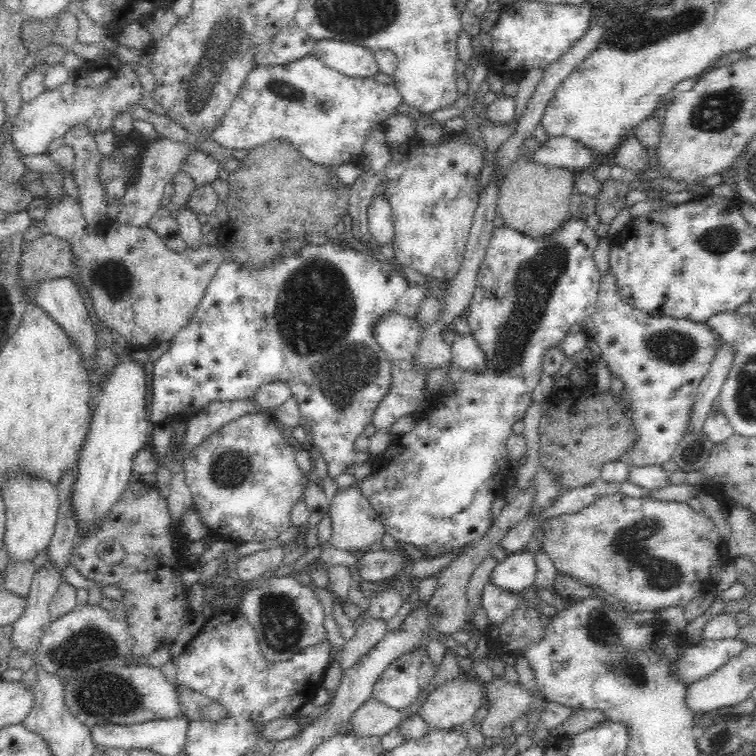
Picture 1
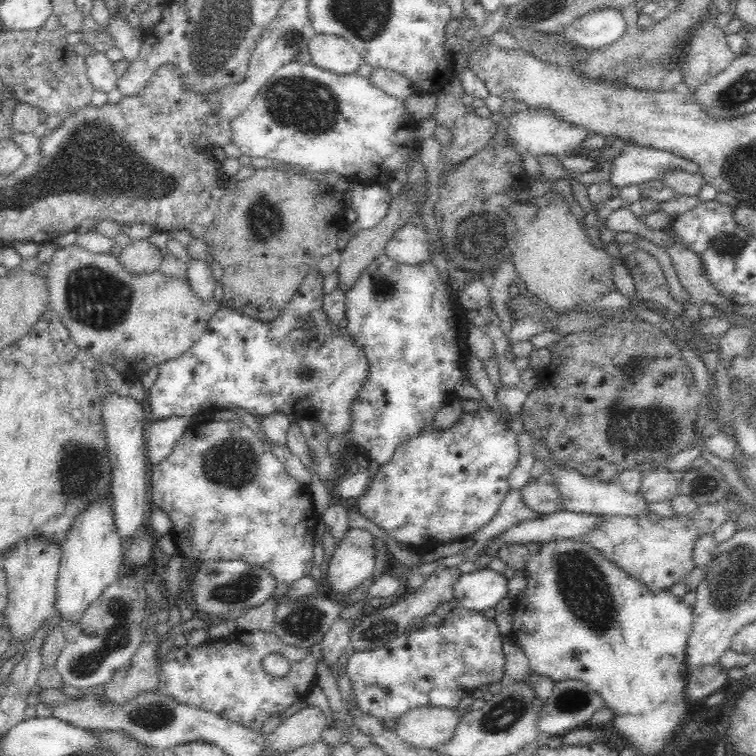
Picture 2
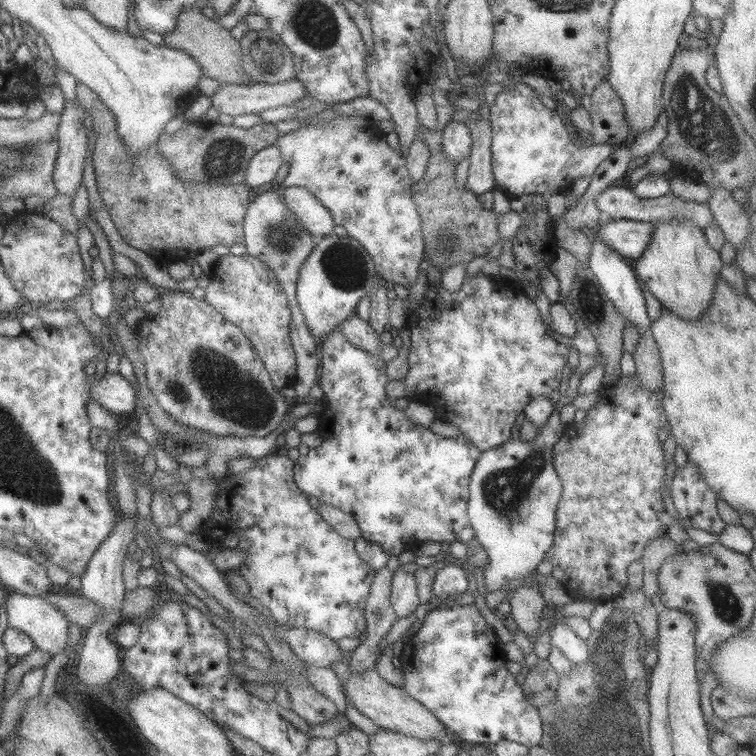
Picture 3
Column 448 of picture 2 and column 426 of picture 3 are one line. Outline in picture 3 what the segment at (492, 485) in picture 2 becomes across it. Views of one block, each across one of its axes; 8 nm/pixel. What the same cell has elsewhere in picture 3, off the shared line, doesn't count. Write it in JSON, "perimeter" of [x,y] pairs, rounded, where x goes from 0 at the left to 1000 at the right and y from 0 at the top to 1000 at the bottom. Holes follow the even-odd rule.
{"perimeter":[[[446,434],[426,454],[426,481],[422,509],[429,517],[429,538],[425,546],[425,563],[422,570],[430,577],[440,577],[440,579],[430,579],[425,593],[410,594],[403,602],[398,602],[392,610],[390,636],[398,646],[399,651],[415,656],[423,665],[433,665],[463,680],[475,692],[476,709],[503,722],[504,728],[512,735],[525,735],[536,729],[552,729],[560,718],[565,717],[591,717],[598,718],[606,716],[618,720],[620,714],[628,712],[626,700],[620,696],[616,681],[616,667],[619,660],[619,639],[628,616],[628,610],[634,606],[635,598],[618,579],[607,575],[599,579],[583,579],[578,574],[573,574],[569,567],[560,566],[554,561],[546,561],[533,541],[522,540],[520,530],[512,526],[511,507],[513,497],[511,495],[511,480],[496,470],[488,468],[474,458],[470,458],[458,444],[456,440]]]}

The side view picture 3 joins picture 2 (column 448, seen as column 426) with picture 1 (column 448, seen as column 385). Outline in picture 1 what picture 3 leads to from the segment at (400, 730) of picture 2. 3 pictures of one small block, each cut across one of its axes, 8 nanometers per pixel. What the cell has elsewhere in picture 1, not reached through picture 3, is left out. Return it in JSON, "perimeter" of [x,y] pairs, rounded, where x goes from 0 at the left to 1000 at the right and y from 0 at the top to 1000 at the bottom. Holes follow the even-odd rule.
{"perimeter":[[[611,892],[606,898],[589,902],[589,905],[579,907],[579,910],[561,926],[552,946],[569,964],[597,966],[622,956],[639,926],[642,926],[640,903],[627,892],[619,896]]]}

